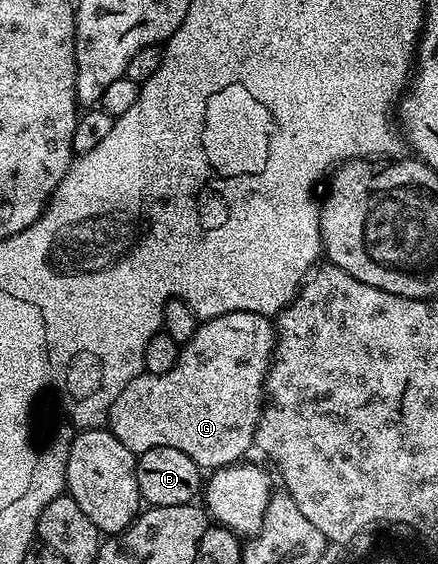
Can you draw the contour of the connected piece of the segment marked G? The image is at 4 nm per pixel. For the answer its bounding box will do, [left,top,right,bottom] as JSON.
[107,311,277,469]

